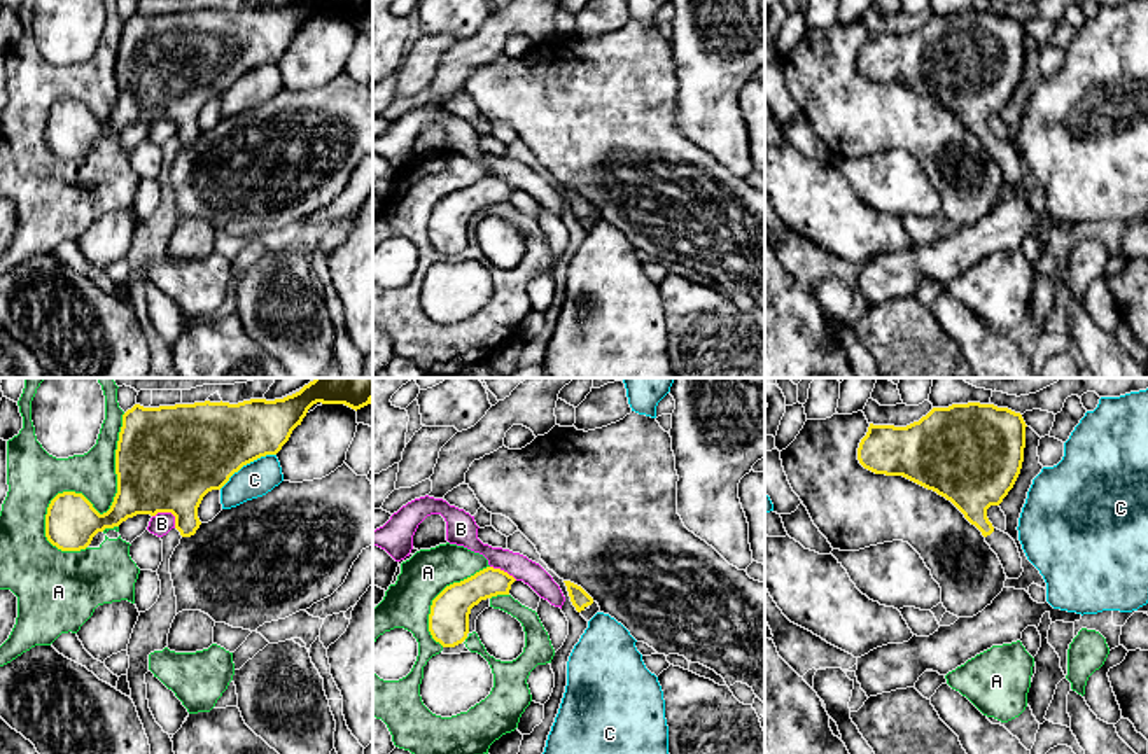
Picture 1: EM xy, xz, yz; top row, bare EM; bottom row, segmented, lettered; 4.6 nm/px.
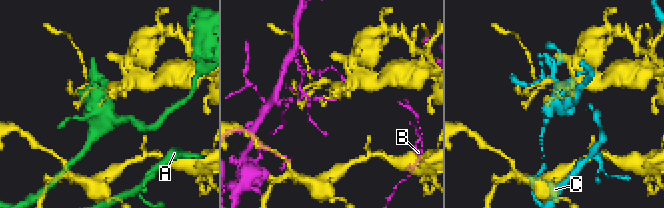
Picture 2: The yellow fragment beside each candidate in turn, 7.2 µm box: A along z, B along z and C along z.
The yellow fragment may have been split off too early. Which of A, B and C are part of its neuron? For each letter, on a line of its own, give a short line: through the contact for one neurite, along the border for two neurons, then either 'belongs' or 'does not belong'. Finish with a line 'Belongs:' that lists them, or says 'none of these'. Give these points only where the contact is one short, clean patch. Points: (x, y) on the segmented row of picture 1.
A: does not belong
B: does not belong
C: does not belong
Belongs: none of these

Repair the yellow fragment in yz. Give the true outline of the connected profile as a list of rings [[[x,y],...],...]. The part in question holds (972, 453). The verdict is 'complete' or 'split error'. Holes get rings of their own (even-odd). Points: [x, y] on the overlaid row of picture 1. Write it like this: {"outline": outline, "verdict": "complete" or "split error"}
{"outline": [[[968,402],[933,408],[906,427],[870,423],[859,443],[858,460],[875,474],[903,476],[950,500],[982,532],[1006,577],[1018,579],[1024,572],[1018,548],[1008,534],[992,527],[987,509],[1003,502],[1020,474],[1026,427],[1020,413],[994,404]]], "verdict": "split error"}

